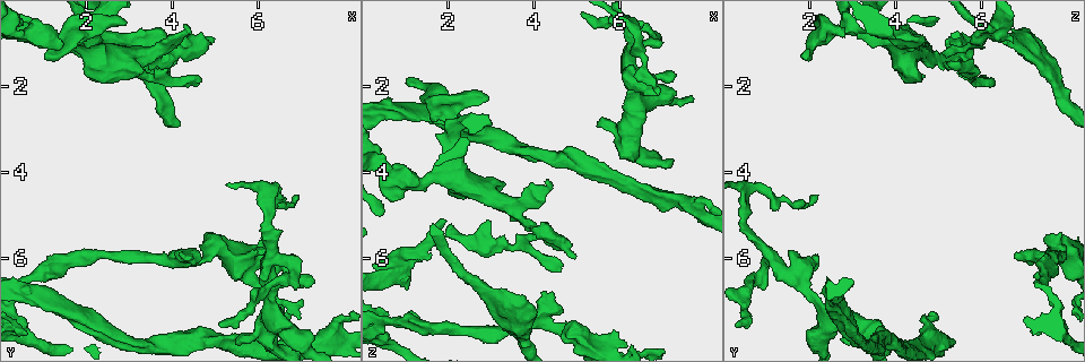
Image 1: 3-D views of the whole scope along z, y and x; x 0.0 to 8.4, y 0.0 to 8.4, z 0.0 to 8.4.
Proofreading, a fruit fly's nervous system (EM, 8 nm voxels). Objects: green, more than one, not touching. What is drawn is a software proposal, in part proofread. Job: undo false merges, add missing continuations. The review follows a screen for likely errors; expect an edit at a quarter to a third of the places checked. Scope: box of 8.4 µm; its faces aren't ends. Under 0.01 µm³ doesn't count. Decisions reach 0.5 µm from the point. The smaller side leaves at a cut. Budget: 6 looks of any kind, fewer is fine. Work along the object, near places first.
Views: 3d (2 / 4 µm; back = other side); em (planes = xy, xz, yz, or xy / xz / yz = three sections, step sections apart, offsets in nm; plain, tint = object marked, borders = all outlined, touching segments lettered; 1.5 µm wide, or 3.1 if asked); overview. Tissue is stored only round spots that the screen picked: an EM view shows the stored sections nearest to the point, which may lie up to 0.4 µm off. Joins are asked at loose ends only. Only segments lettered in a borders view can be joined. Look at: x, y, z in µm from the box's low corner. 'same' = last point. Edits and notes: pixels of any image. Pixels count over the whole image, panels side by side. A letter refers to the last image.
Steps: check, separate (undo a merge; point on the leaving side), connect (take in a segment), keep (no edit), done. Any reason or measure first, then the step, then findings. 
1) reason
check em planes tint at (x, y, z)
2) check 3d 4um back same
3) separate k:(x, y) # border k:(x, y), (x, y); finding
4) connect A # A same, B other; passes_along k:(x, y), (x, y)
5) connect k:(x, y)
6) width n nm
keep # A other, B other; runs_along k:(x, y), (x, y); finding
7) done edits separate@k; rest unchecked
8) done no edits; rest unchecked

three-way junction
check 3d 4um back at (4.00, 6.00, 7.55)

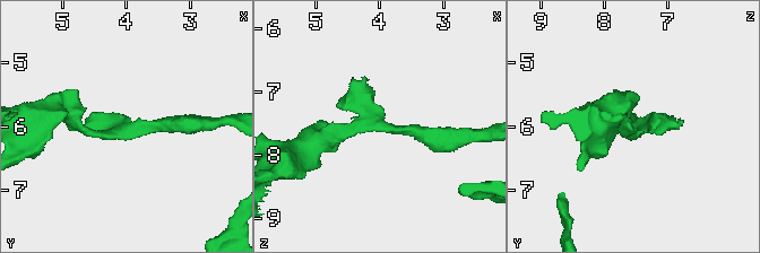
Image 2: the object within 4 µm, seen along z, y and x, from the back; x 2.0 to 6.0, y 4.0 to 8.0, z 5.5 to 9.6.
now the EM
check em xy step 8 tint at (3.95, 6.00, 7.50)

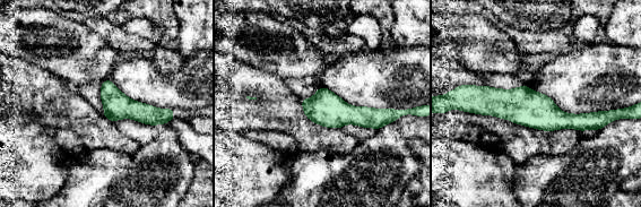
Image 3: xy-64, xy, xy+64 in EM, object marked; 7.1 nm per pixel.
check em planes borders same

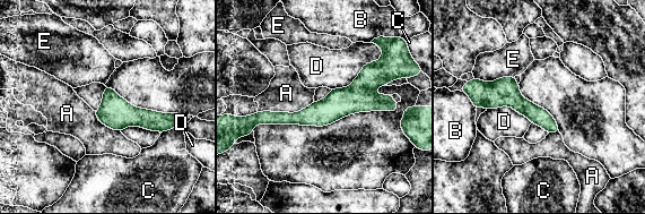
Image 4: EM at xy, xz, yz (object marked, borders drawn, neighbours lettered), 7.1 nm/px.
keep # A other, B other, C other, D other, E other; runs_along 4:(392, 105), (258, 116); all the same neuron

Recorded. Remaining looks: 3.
an open end
check em xy step 8 tint at (2.05, 1.45, 5.15)

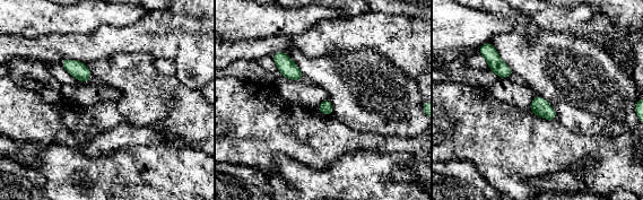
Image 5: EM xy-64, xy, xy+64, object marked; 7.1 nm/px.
another direction
check em planes tint same

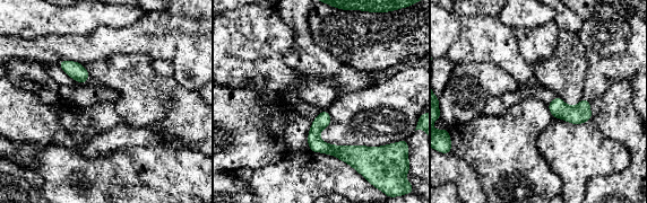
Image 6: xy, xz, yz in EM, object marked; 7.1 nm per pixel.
what lies round it
check em planes borders same

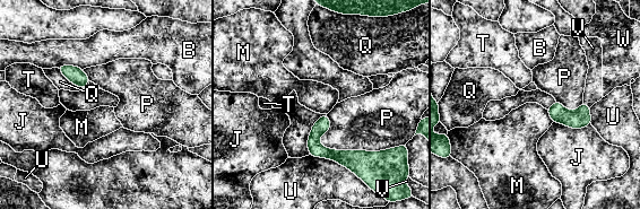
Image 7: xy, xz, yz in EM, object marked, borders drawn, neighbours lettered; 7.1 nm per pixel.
keep # B other, J other, M other, P other, Q other, T other, U other, V other, W other; runs_along 7:(310, 141), (328, 154), (368, 155); none of them fits

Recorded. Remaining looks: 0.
done no edits; rest unchecked

